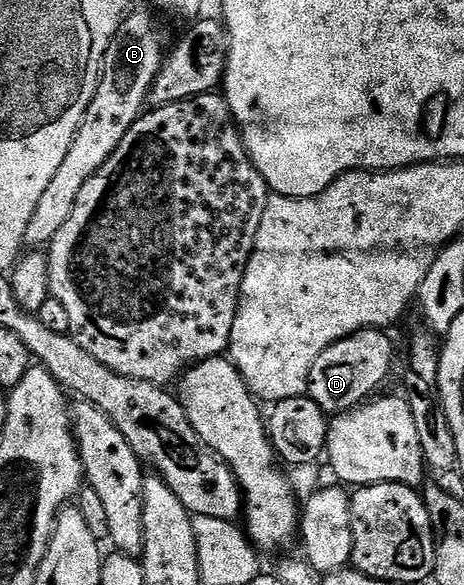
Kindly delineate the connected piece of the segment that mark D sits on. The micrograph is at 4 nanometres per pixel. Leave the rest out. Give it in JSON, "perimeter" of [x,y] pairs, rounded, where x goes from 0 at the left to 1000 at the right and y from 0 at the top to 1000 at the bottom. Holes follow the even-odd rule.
{"perimeter":[[[819,562],[774,566],[711,590],[677,617],[664,646],[662,674],[709,711],[722,713],[737,703],[774,696],[828,655],[845,627],[845,579]],[[795,674],[795,675],[793,675]]]}

